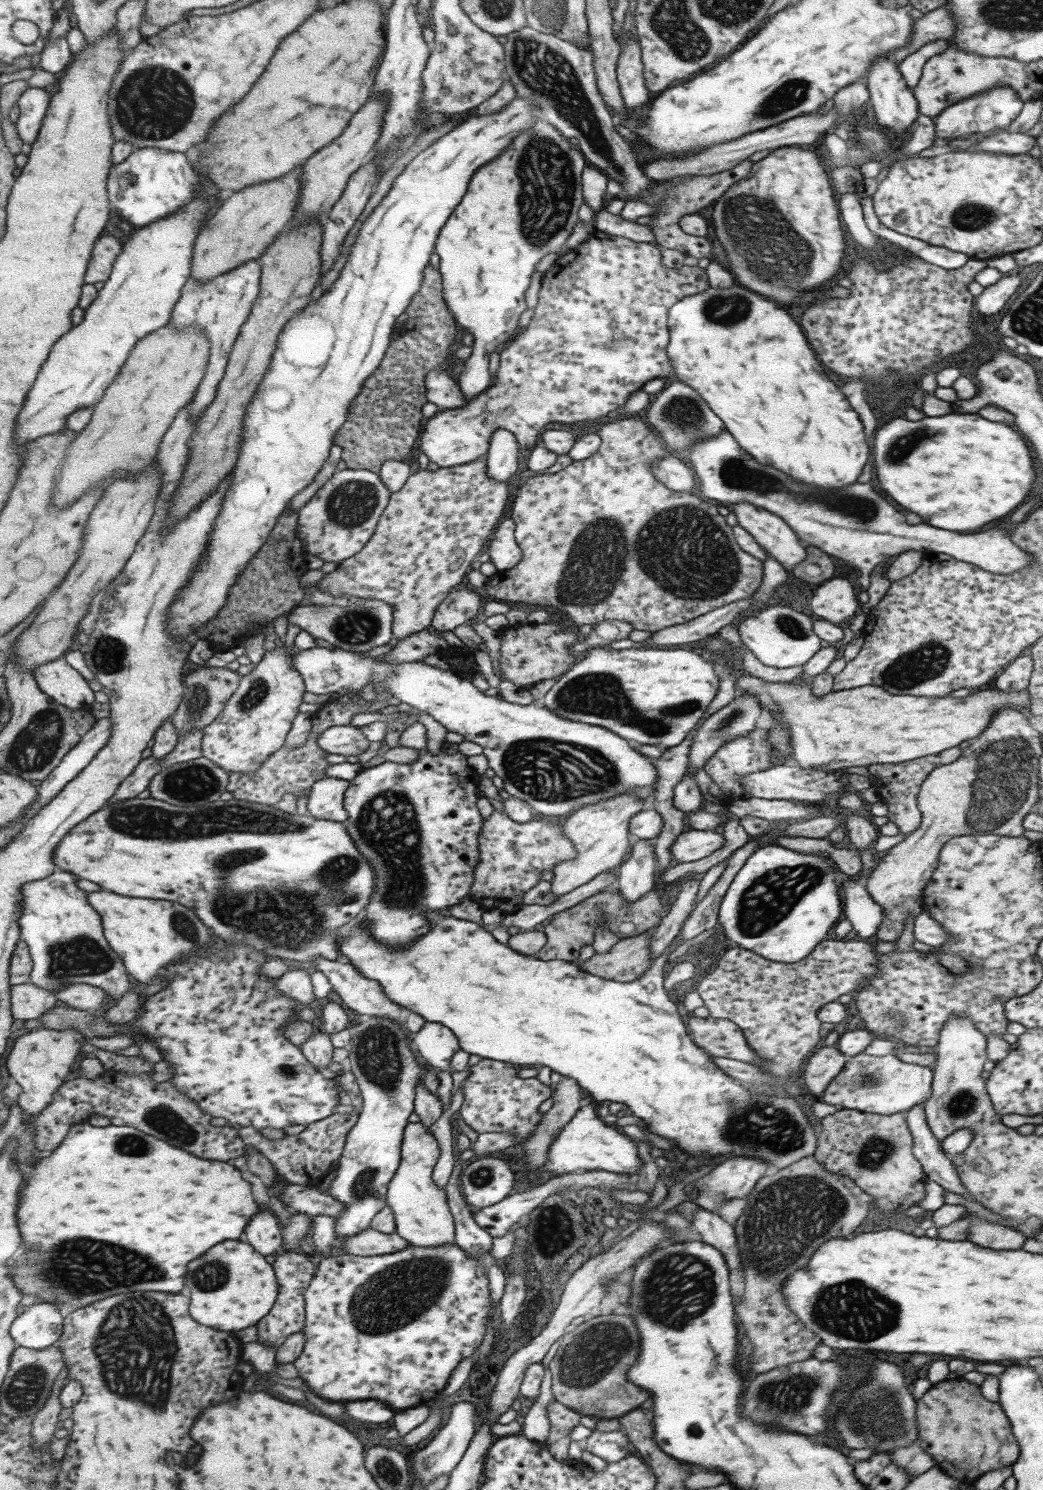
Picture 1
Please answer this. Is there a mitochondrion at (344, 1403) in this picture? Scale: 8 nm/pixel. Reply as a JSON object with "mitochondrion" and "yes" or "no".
{"mitochondrion":"no"}

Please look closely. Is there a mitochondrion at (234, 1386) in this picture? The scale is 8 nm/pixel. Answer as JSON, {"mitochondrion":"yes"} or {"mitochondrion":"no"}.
{"mitochondrion":"no"}

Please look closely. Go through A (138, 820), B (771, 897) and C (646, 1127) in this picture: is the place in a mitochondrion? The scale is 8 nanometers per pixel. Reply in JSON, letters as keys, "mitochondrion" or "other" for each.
{"A":"mitochondrion","B":"mitochondrion","C":"other"}

